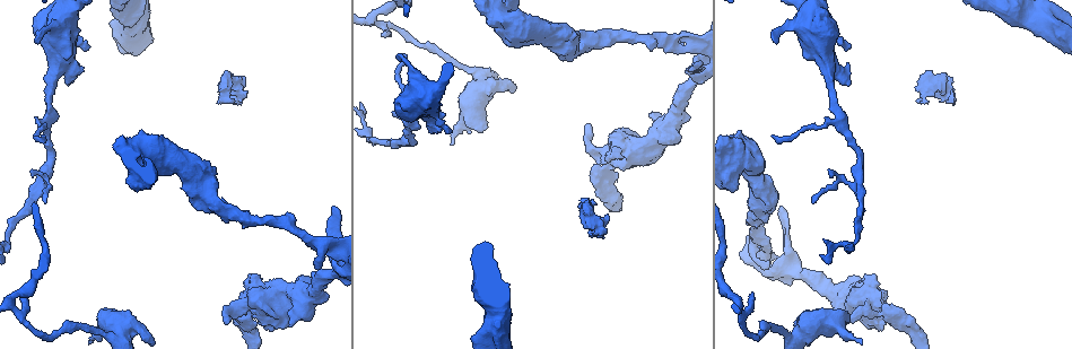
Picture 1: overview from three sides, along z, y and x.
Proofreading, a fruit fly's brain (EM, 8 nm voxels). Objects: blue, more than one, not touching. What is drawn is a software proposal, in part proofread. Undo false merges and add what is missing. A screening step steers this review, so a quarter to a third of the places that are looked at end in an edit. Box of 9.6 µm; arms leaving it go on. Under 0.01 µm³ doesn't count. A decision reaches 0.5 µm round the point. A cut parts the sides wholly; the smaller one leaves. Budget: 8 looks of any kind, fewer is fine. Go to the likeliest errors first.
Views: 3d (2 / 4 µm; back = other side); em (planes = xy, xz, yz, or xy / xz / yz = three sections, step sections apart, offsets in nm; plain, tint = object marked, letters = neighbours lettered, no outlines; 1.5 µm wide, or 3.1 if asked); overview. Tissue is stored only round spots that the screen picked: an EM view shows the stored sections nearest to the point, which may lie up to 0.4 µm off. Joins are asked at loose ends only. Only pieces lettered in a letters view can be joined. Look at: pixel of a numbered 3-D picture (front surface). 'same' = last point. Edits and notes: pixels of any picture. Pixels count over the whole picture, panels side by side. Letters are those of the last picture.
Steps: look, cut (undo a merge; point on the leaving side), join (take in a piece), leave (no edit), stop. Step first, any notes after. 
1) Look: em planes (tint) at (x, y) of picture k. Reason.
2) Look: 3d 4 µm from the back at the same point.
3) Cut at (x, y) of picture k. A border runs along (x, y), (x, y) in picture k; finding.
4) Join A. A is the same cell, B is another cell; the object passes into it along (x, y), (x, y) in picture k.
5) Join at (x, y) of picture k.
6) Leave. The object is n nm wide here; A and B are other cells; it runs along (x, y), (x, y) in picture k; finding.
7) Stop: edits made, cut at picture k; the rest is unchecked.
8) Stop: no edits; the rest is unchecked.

Look: 3d 4 µm at (384, 23) of picture 1. Side arm on a straight run.

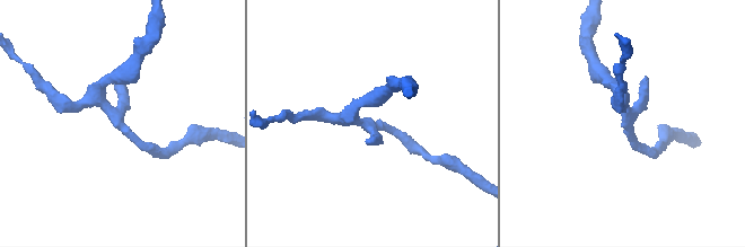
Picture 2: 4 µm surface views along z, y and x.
Look: em planes (tint) at (121, 117) of picture 2. Now the EM.

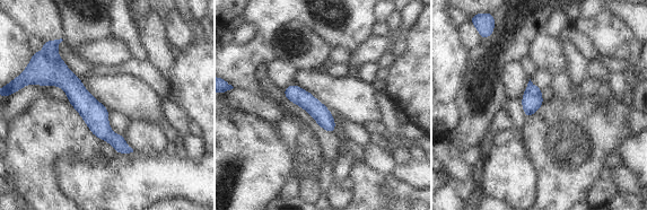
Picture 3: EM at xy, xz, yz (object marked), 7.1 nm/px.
Look: em planes (letters) at the same point. What lies round it.

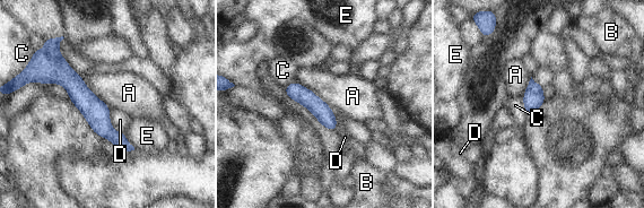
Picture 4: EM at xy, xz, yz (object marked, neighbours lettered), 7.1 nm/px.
Leave. The longest contact is with A, 320 nm; A, B, C, D and E are other cells; it runs along (49, 79), (64, 79), (129, 147) in picture 4; one neuron here.

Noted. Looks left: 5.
Look: 3d 4 µm at (393, 111) of picture 1. An open end.

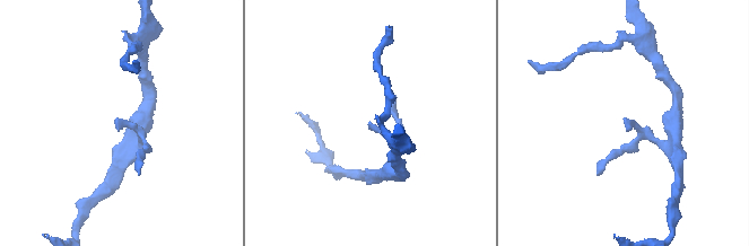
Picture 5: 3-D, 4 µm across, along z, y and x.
Look: em planes (letters) at (368, 122) of picture 5.

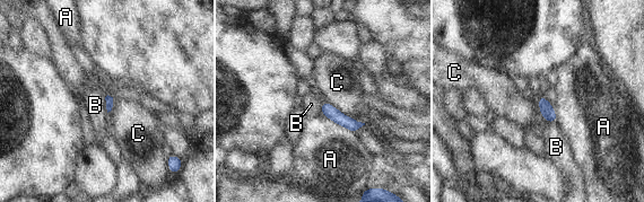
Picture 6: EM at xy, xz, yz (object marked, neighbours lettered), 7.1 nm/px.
Leave. A, B and C are other cells; it runs along (323, 108), (341, 120), (358, 124) in picture 6; none of them fits.

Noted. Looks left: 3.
Look: 3d 2 µm at (226, 320) of picture 1. An open end.

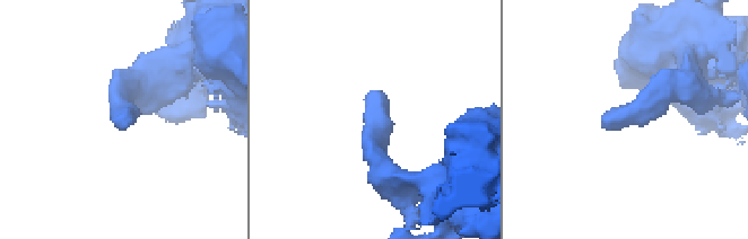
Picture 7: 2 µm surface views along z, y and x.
Look: em xy step 8 (letters) at (130, 124) of picture 7. Now the EM.

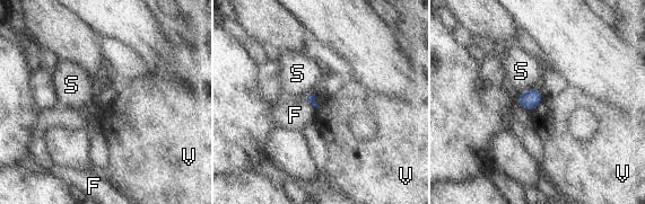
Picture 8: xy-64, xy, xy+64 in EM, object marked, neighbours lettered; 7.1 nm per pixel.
Leave. F, S and V are other cells; a border runs along (543, 99), (530, 112) in picture 8; no lettered piece goes on from it.

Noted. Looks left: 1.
Stop: no edits; the rest is unchecked.

